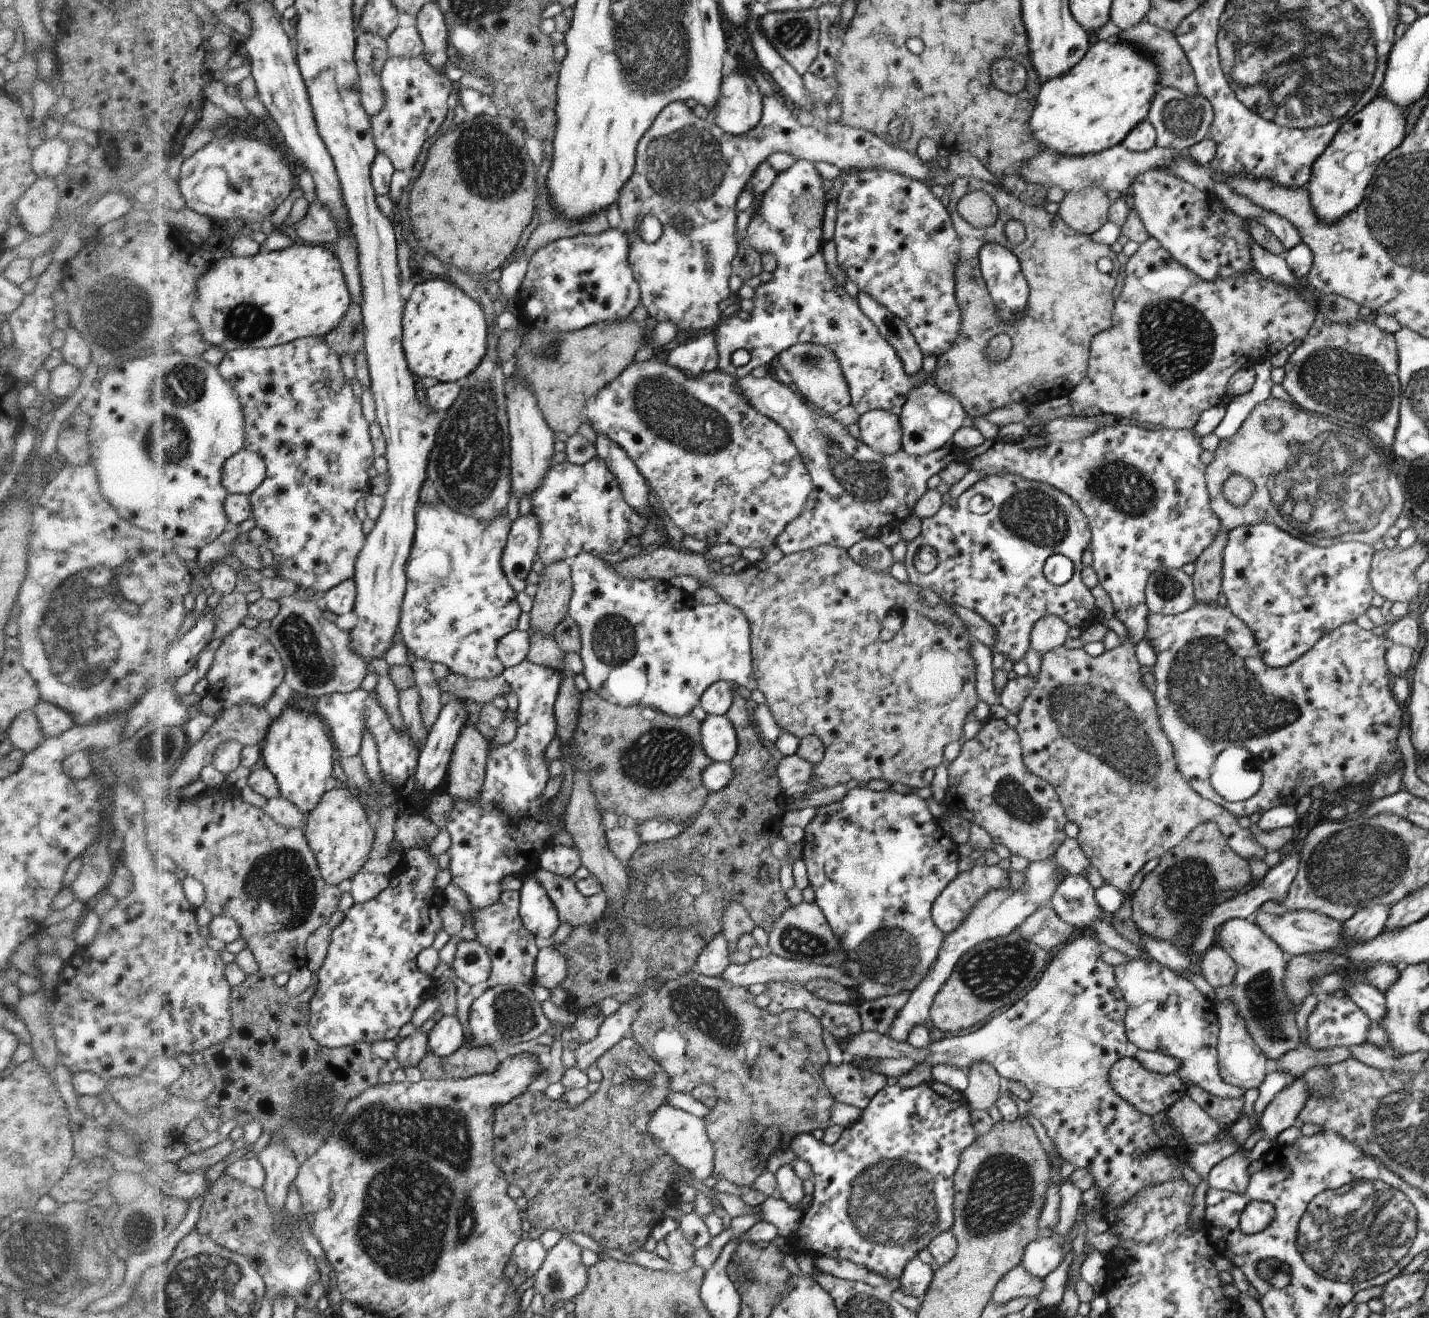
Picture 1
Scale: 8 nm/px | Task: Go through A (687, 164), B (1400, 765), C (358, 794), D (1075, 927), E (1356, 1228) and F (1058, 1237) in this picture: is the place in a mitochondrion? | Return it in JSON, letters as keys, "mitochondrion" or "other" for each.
{"A":"mitochondrion","B":"other","C":"other","D":"other","E":"mitochondrion","F":"other"}

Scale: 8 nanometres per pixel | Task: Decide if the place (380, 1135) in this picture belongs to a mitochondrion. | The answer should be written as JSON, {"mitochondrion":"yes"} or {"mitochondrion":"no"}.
{"mitochondrion":"yes"}

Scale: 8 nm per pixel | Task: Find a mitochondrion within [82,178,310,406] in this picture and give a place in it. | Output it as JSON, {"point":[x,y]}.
{"point":[246,322]}

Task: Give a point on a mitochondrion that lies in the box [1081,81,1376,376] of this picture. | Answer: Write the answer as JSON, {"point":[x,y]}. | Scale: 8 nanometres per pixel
{"point":[1181,120]}

